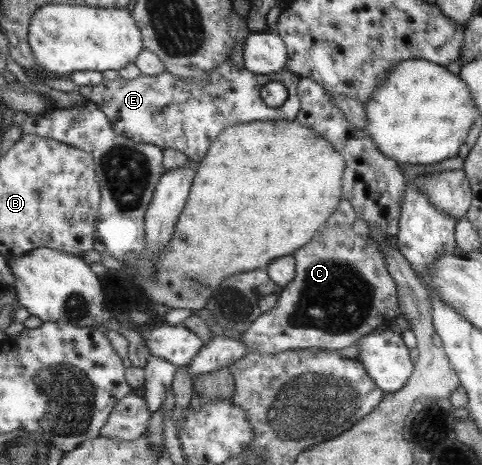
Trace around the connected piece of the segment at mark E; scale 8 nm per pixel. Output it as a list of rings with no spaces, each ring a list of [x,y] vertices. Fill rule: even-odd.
[[[231,61],[217,67],[210,75],[211,82],[205,87],[183,81],[173,73],[159,76],[141,75],[133,80],[117,79],[103,81],[97,86],[81,86],[80,94],[107,114],[113,130],[119,136],[137,143],[150,143],[163,149],[178,149],[191,160],[201,163],[211,144],[222,135],[228,126],[263,121],[297,121],[301,109],[299,98],[300,76],[291,71],[282,71],[272,79],[253,71],[233,67]],[[277,79],[289,90],[289,99],[281,107],[274,108],[265,101],[261,93],[267,83]]]

